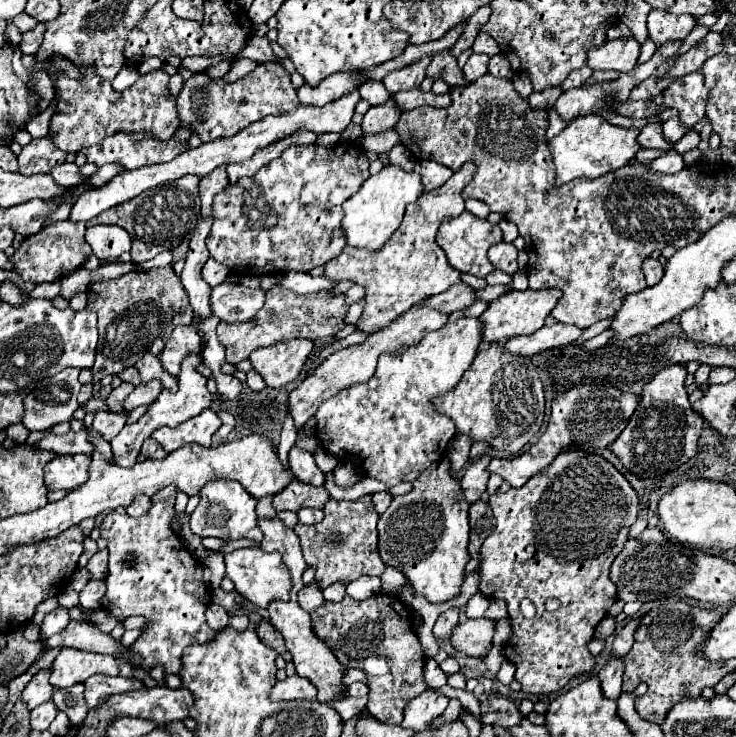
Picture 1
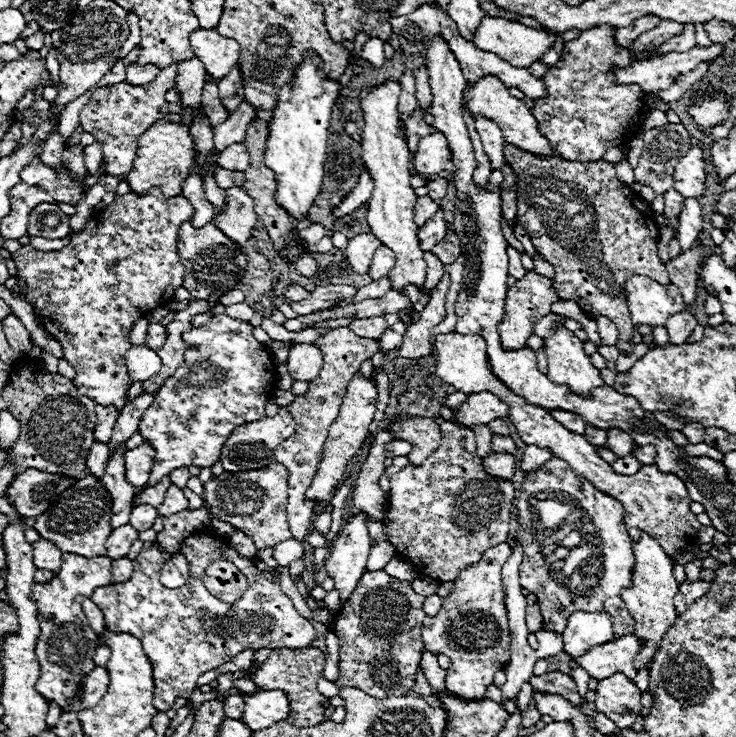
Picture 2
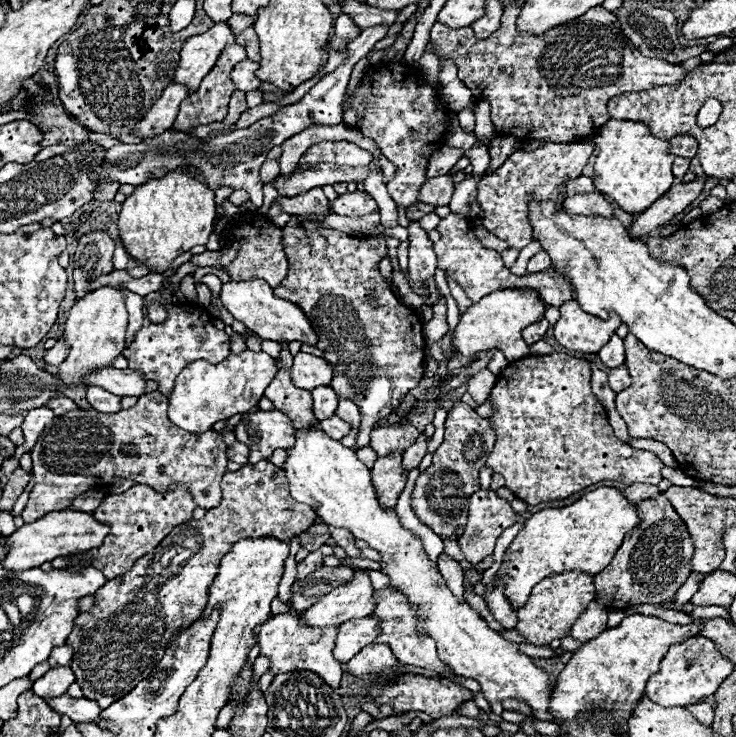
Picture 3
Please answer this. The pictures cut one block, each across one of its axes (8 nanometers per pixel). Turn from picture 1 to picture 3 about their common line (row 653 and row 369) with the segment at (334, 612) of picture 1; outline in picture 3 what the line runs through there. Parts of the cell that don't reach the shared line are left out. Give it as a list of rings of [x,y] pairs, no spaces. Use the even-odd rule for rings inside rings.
[[[292,216],[290,222],[282,228],[284,230],[284,252],[288,256],[288,276],[284,282],[274,288],[274,294],[278,298],[290,300],[298,304],[308,320],[312,322],[314,332],[318,334],[316,346],[324,352],[326,362],[334,368],[332,388],[338,394],[338,398],[352,400],[362,414],[360,434],[354,450],[370,444],[370,434],[378,420],[388,418],[388,414],[402,402],[402,398],[418,386],[422,380],[424,368],[424,334],[422,334],[422,318],[416,310],[404,306],[400,298],[392,290],[392,276],[382,278],[378,270],[378,262],[382,256],[386,256],[386,244],[384,240],[374,240],[370,244],[370,238],[352,238],[338,230],[318,230],[318,232],[306,232],[300,226],[300,220],[304,216]]]

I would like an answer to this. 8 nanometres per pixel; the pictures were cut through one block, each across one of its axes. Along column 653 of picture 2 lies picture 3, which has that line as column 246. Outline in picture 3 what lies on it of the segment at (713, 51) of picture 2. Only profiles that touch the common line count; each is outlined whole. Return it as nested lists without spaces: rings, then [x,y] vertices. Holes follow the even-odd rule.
[[[242,60],[240,64],[236,64],[234,70],[232,70],[232,80],[234,80],[236,88],[242,90],[242,92],[258,90],[258,86],[262,84],[254,74],[258,68],[260,66],[256,62],[252,62],[252,60]]]

